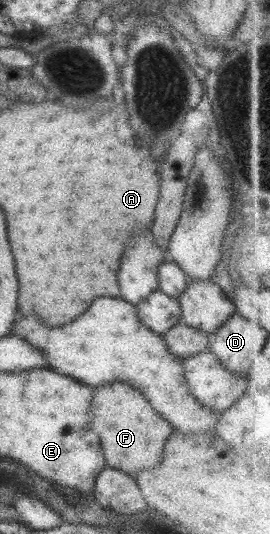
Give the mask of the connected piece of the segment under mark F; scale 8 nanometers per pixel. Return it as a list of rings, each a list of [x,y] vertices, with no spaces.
[[[114,380],[93,387],[93,390],[89,408],[92,414],[90,424],[98,436],[108,467],[134,476],[138,470],[158,466],[162,458],[162,446],[172,434],[172,426],[152,410],[144,395],[130,383]]]

